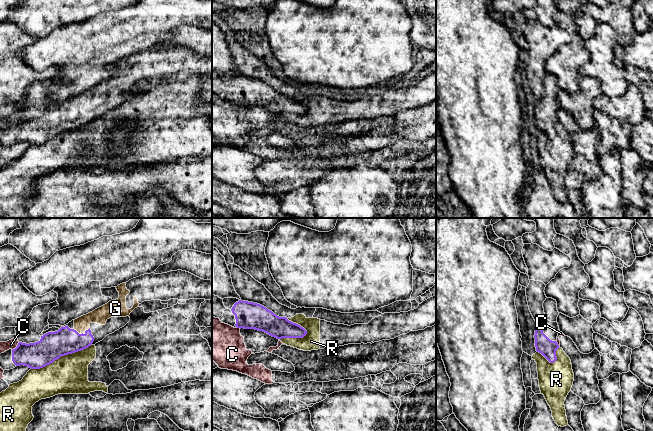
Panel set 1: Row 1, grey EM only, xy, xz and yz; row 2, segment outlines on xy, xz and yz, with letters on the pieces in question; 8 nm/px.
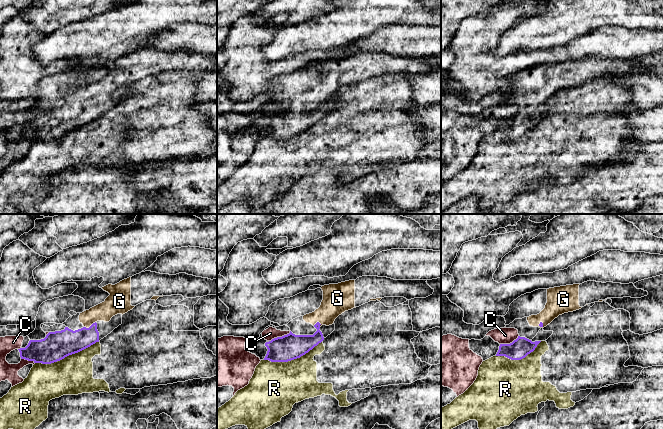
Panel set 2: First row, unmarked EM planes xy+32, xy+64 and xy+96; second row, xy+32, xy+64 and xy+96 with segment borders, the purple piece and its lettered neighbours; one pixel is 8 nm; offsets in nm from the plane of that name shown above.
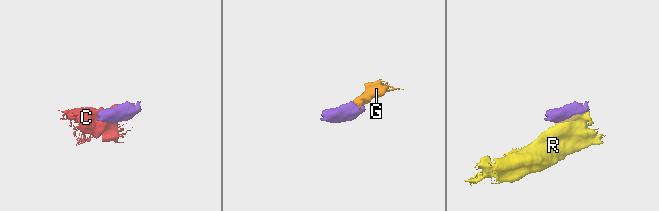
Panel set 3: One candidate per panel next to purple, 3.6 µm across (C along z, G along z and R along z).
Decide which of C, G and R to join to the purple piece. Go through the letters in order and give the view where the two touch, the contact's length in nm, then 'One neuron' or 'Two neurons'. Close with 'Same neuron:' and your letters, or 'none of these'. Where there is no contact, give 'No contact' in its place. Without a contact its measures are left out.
C: Touches purple in xy. Shared border 90 nm. Two neurons
G: Touches purple in xy. Shared border 90 nm. One neuron
R: Touches purple in xy. Shared border 500 nm. Two neurons
Same neuron: G

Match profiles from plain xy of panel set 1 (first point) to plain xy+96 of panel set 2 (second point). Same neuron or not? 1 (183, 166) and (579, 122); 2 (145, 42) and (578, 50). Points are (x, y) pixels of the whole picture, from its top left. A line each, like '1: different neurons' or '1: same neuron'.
1: different neurons
2: different neurons

